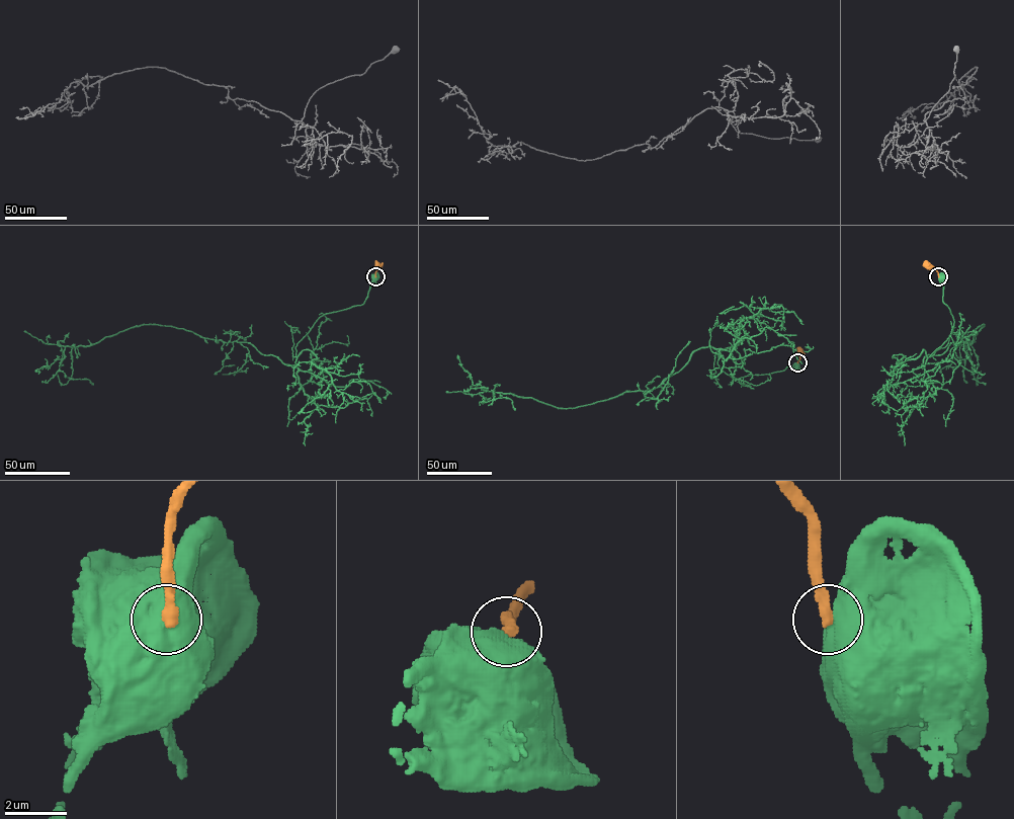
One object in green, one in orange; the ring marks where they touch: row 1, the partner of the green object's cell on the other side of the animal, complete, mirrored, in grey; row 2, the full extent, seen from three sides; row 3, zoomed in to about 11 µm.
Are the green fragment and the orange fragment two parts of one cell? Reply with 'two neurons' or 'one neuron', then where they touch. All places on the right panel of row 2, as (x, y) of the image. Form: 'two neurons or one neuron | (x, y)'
two neurons | (938, 276)

